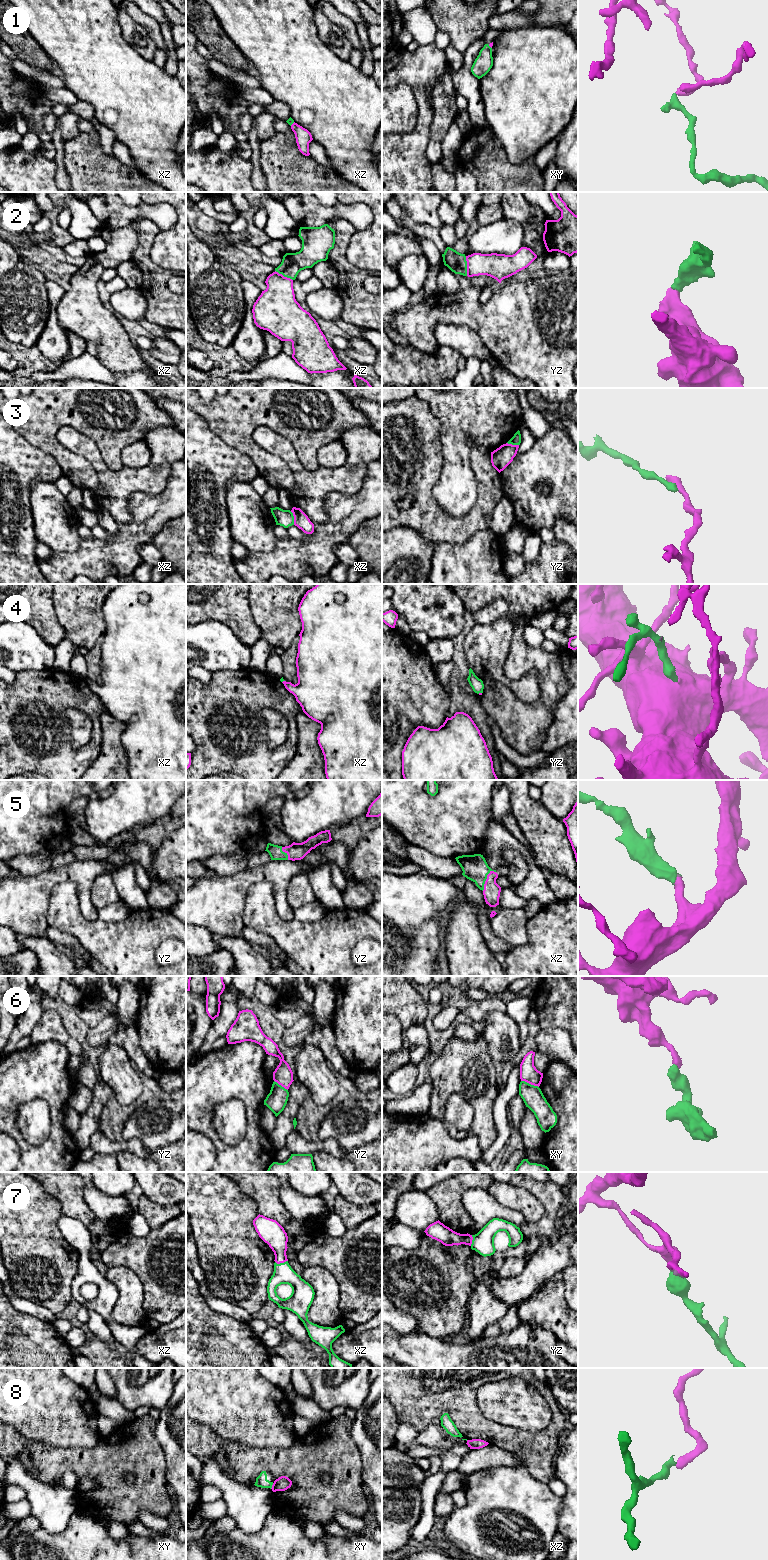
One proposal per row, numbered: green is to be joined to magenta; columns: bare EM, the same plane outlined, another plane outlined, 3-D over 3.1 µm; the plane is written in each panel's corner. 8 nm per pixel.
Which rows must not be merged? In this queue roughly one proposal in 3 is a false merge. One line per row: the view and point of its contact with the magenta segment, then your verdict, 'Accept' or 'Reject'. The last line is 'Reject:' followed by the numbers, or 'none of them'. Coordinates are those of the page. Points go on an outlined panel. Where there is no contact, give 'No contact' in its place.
1: Touches magenta at xy (489, 45). Accept
2: Touches magenta at yz (467, 266). Accept
3: Touches magenta at xz (294, 518). Reject
4: Touches magenta at yz (479, 693). Accept
5: Touches magenta at xz (486, 879). Accept
6: Touches magenta at xy (530, 1083). Reject
7: Touches magenta at xz (281, 1262). Accept
8: Touches magenta at xy (272, 1486). Reject
Reject: 3, 6, 8

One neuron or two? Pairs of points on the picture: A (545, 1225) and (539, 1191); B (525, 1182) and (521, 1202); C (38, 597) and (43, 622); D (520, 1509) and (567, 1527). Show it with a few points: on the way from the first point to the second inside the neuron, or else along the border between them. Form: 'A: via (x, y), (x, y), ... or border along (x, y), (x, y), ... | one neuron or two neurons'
A: via (550, 1217), (550, 1202), (547, 1199) | one neuron
B: border along (510, 1182), (515, 1186), (527, 1189), (541, 1204) | two neurons
C: via (38, 603), (38, 611), (42, 616) | one neuron
D: border along (563, 1501), (558, 1516), (557, 1529) | two neurons

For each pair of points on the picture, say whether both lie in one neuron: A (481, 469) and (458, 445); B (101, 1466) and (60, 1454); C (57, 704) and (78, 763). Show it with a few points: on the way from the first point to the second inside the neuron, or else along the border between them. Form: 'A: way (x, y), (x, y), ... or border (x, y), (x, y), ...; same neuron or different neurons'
A: border (470, 438), (470, 465), (477, 482); different neurons
B: way (91, 1462), (70, 1459); same neuron
C: way (61, 719), (63, 748); same neuron

